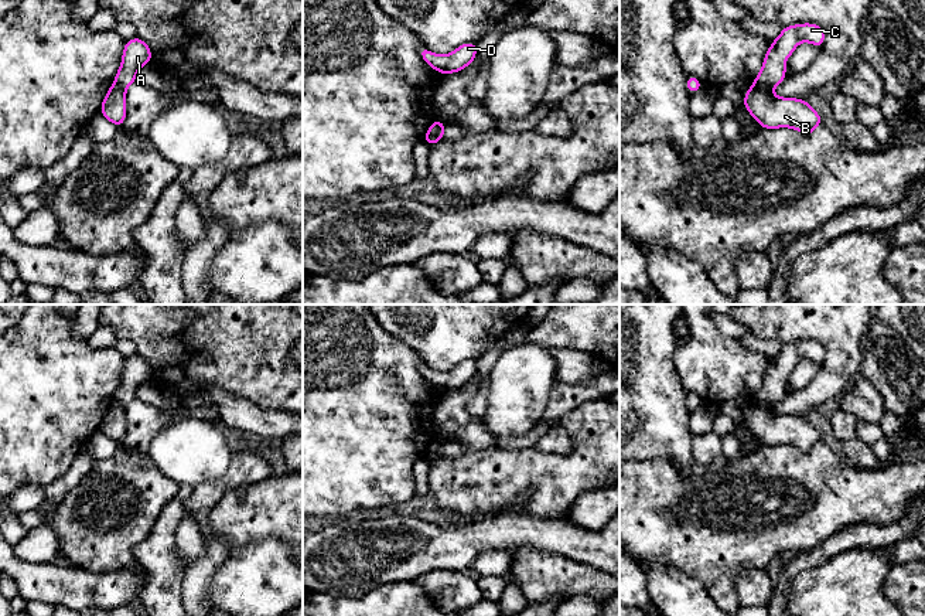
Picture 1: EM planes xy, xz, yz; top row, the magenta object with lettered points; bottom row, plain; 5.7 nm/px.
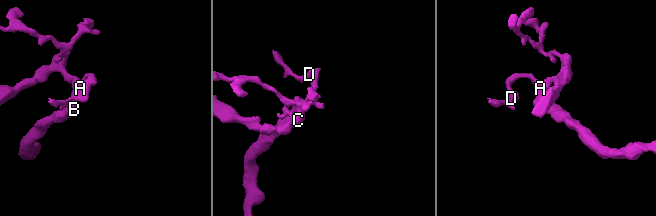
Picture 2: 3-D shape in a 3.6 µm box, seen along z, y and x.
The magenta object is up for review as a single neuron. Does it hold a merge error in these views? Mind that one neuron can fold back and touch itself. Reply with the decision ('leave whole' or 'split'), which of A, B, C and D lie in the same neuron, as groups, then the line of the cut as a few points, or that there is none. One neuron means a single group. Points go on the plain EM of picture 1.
split | A C D / B | xz (441, 439), (430, 462)

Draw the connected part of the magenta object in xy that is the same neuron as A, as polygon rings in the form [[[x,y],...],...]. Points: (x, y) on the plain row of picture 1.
[[[139,354],[124,360],[122,382],[115,394],[115,402],[126,406],[136,399],[137,388],[151,380],[150,364]]]

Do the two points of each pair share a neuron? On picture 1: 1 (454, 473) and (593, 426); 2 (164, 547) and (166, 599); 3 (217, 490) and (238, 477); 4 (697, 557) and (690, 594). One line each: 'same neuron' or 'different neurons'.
1: same neuron
2: same neuron
3: same neuron
4: different neurons

